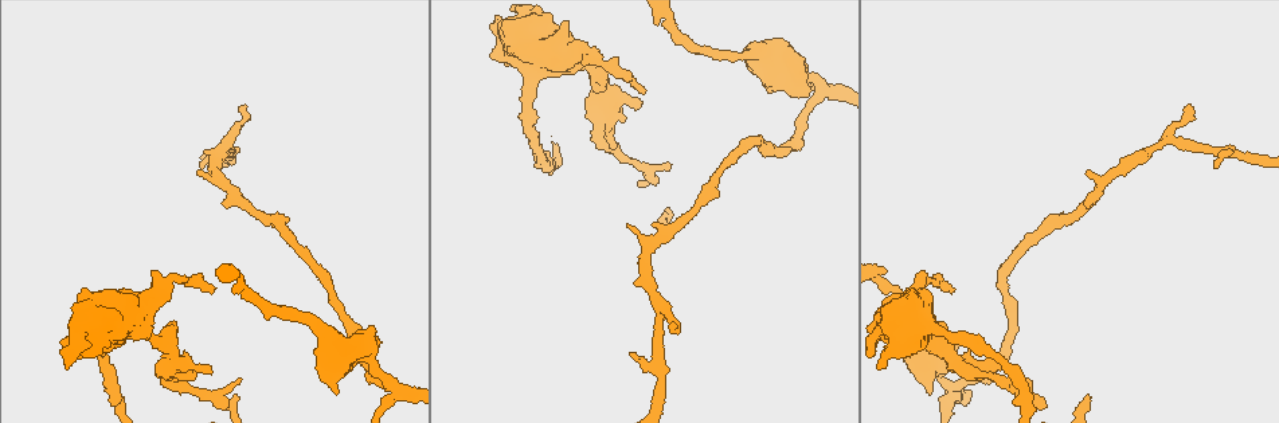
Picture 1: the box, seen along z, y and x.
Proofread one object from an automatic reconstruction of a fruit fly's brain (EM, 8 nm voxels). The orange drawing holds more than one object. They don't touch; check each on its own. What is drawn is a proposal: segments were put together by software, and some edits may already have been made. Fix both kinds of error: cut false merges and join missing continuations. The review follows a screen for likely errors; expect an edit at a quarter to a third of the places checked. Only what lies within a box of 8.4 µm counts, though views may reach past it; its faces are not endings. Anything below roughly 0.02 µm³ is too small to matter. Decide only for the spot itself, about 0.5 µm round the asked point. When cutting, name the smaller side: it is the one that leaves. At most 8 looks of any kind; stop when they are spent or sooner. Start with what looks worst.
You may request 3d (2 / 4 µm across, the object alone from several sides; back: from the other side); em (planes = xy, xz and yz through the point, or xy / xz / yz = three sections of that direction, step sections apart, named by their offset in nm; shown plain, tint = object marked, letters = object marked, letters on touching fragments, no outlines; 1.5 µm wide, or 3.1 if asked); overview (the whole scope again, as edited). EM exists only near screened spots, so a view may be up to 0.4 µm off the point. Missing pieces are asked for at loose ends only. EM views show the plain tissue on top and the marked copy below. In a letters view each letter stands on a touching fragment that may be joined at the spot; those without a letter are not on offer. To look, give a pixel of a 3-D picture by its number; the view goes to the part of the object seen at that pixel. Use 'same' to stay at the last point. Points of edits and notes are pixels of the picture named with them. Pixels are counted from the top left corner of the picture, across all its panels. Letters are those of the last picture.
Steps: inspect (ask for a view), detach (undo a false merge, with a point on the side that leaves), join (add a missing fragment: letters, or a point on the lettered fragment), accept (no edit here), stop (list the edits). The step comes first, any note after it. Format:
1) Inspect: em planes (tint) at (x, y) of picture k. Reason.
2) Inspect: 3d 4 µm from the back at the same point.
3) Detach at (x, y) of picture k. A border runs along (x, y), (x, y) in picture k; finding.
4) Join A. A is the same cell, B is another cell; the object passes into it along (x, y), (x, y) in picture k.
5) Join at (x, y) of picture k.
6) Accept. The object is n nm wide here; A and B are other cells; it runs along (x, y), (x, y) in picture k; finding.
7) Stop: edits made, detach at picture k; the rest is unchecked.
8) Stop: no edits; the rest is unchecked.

Inspect: em planes (letters) at (951, 386) of picture 1. Sharp bend.

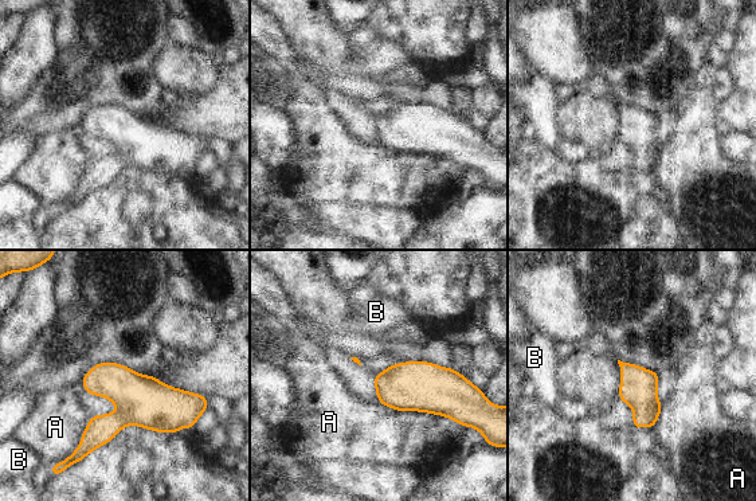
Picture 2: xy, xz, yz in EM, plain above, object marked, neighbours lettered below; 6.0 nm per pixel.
Accept. The object is 220 nm wide here; A and B are other cells; a border runs along (380, 403), (437, 413), (457, 422) in picture 2; continuous, no second neuron.

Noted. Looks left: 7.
Inspect: em 3.1 µm planes (tint) at (78, 296) of picture 1. Thick end.

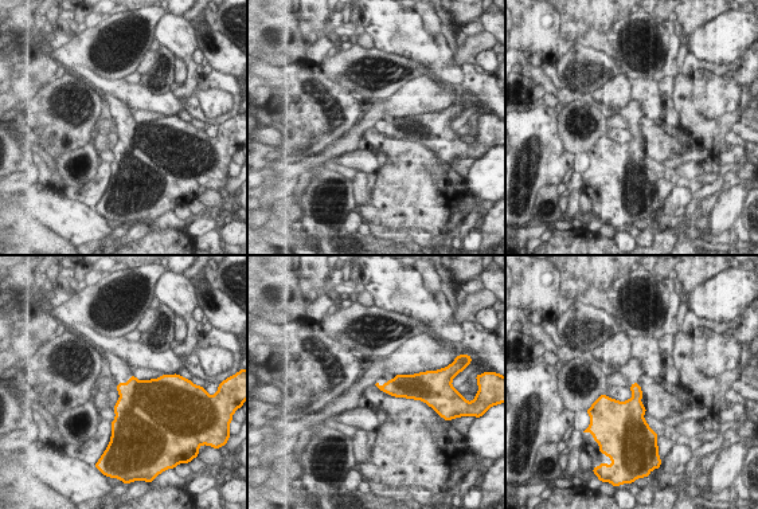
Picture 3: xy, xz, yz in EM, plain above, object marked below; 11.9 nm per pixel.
Inspect: em 3.1 µm planes (letters) at the same point. See the neighbours.

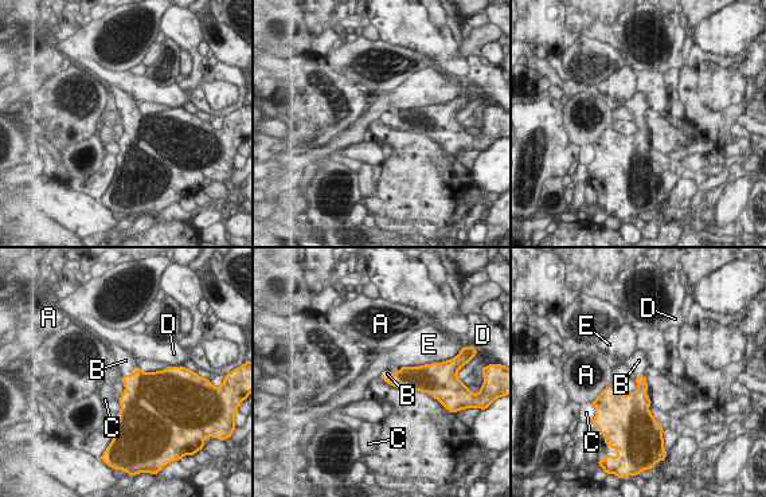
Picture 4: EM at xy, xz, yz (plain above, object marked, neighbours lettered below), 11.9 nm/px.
Join B. B is the same cell, A, C, D and E are other cells; the object passes into it along (143, 392), (132, 375), (125, 360) in picture 4; the neuron continues.

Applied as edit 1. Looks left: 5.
Inspect: 3d 4 µm at (211, 375) of picture 1. Branch stops here.

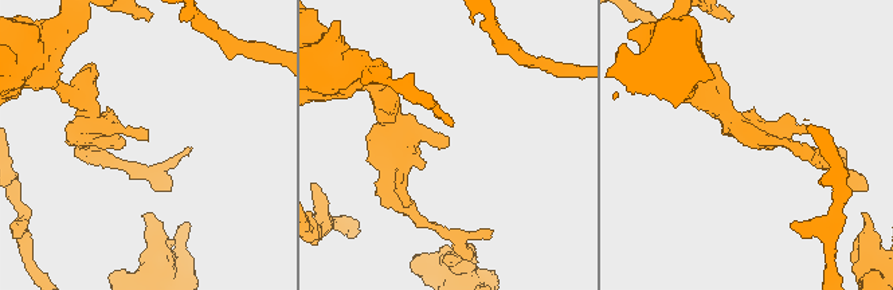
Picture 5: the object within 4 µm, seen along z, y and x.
Inspect: em yz step 8 (tint) at (445, 138) of picture 5. Need the tissue.

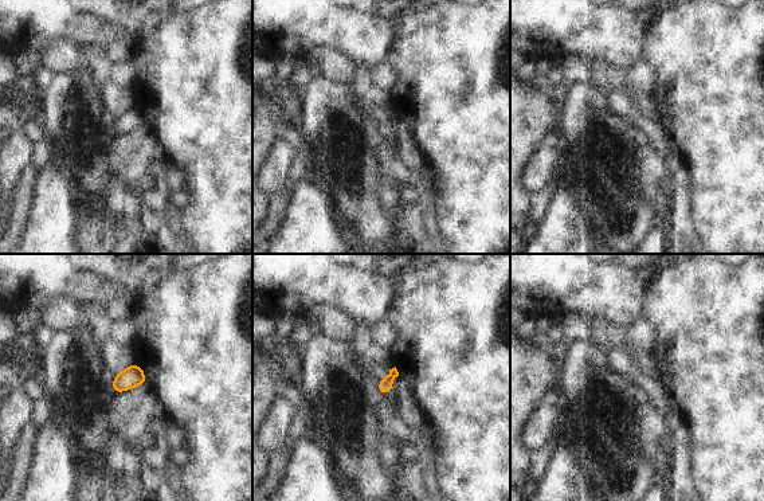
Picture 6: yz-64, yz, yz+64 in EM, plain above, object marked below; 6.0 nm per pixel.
Inspect: em xy step 4 (letters) at the same point.

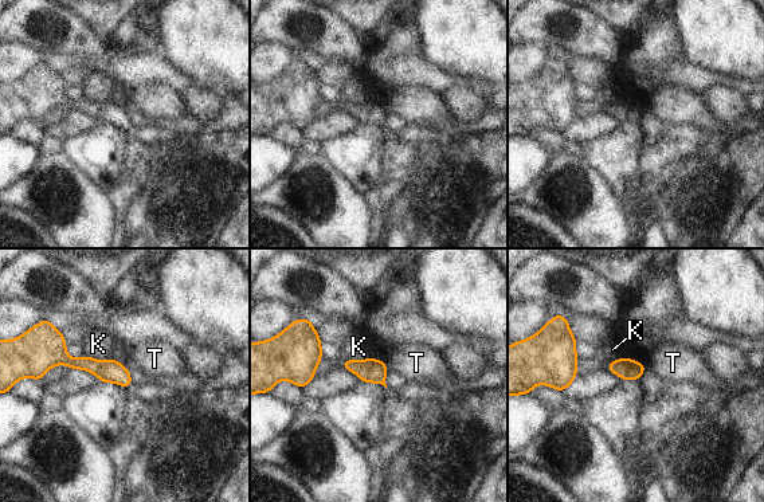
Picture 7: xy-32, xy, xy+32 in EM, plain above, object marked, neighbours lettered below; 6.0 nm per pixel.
Accept. K and T are other cells; a border runs along (85, 353), (97, 360), (110, 359) in picture 7; none of them fits.

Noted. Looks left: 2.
Stop: edits made, join at picture 4; the rest is unchecked.

